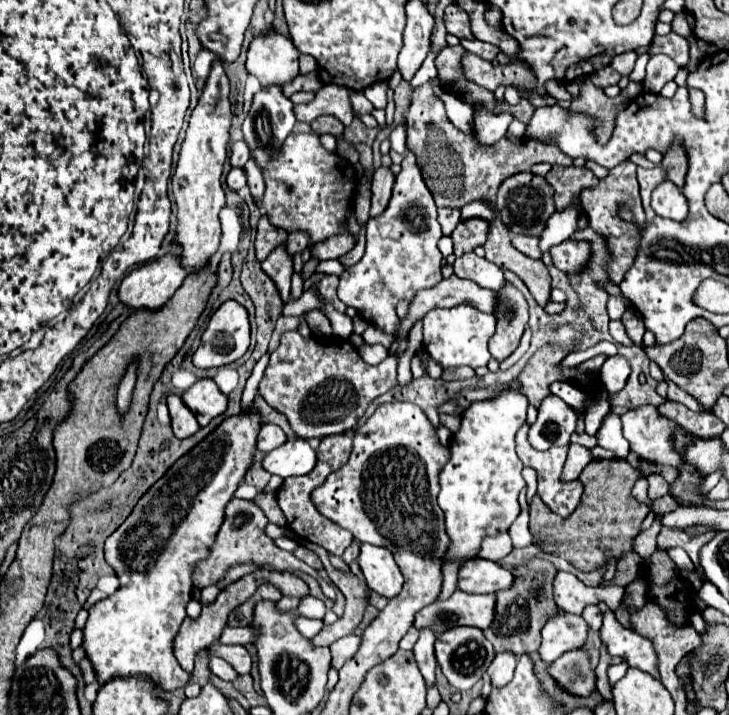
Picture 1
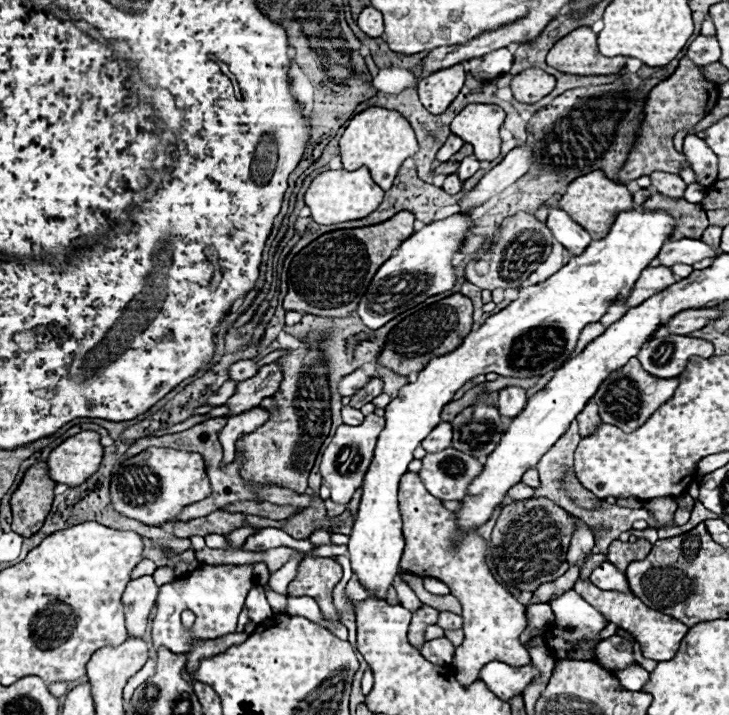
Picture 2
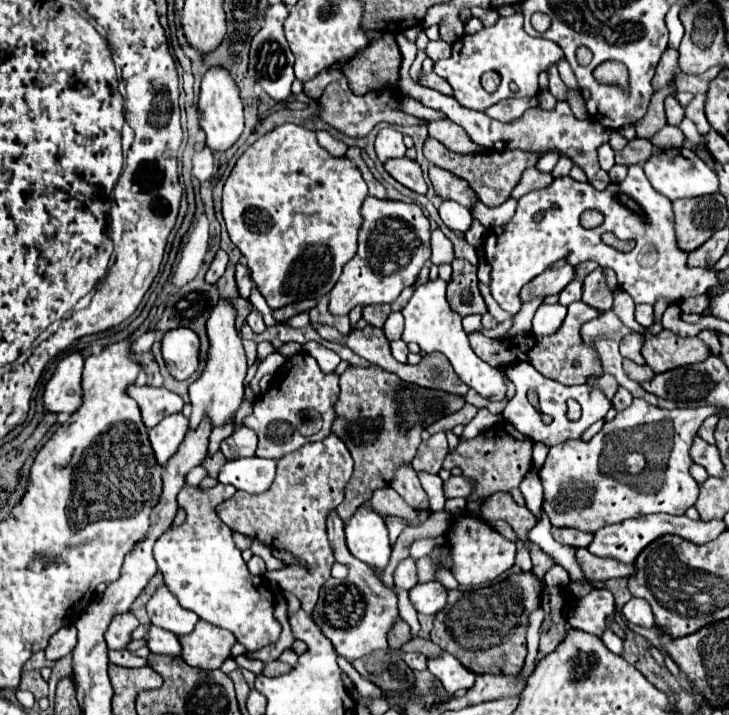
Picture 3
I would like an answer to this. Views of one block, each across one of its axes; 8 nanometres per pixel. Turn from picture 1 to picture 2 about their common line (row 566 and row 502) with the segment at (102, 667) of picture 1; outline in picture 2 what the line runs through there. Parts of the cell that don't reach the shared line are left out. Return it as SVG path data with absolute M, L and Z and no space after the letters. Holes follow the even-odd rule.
M146 448L134 458L118 464L110 484L110 500L116 512L134 518L146 526L160 526L174 518L182 508L210 496L210 482L204 460L196 452L178 452L172 448Z

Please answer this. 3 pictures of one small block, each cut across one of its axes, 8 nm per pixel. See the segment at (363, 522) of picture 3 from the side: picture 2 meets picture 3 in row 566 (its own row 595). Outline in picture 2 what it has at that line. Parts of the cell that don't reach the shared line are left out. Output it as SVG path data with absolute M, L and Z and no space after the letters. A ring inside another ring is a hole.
M636 206L634 210L620 212L610 232L602 240L594 240L580 256L570 258L570 262L548 280L536 286L520 288L518 300L510 302L504 310L490 316L478 330L472 330L456 350L452 350L450 354L432 358L428 366L418 374L416 382L410 382L400 388L398 396L386 406L386 426L382 434L378 436L372 464L364 476L360 510L358 510L358 516L350 534L350 542L348 542L352 570L358 574L364 588L372 592L372 596L384 598L386 590L392 586L400 568L398 562L404 550L404 538L402 538L402 516L398 510L398 482L402 474L408 472L408 464L414 458L412 456L414 448L420 446L420 442L442 422L440 418L442 408L448 402L452 402L456 390L480 374L494 372L494 374L510 376L510 378L532 378L532 376L542 376L550 370L556 370L572 354L582 328L590 322L598 322L606 314L610 302L630 294L630 290L634 288L634 282L640 278L640 272L656 258L662 244L670 238L672 230L674 230L674 218L666 214L664 210L646 210L644 206Z

